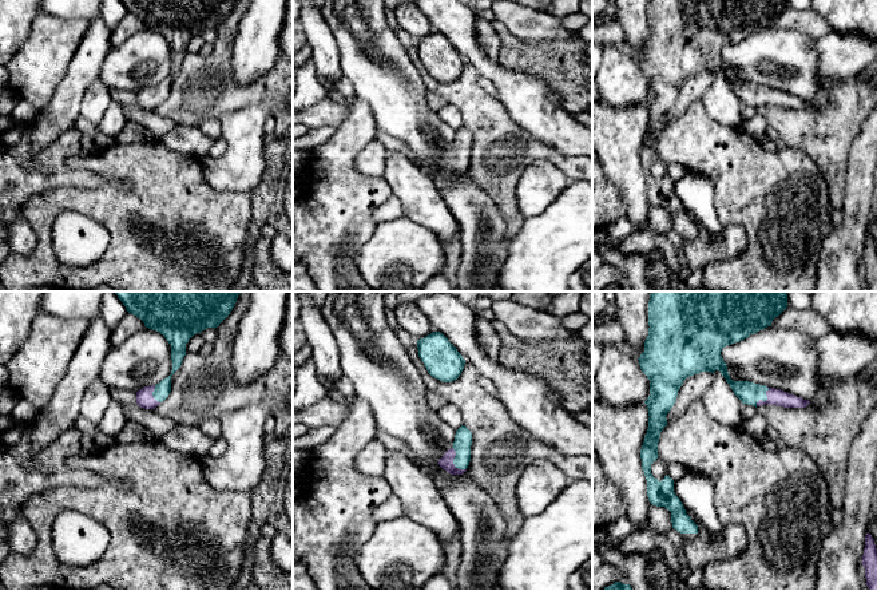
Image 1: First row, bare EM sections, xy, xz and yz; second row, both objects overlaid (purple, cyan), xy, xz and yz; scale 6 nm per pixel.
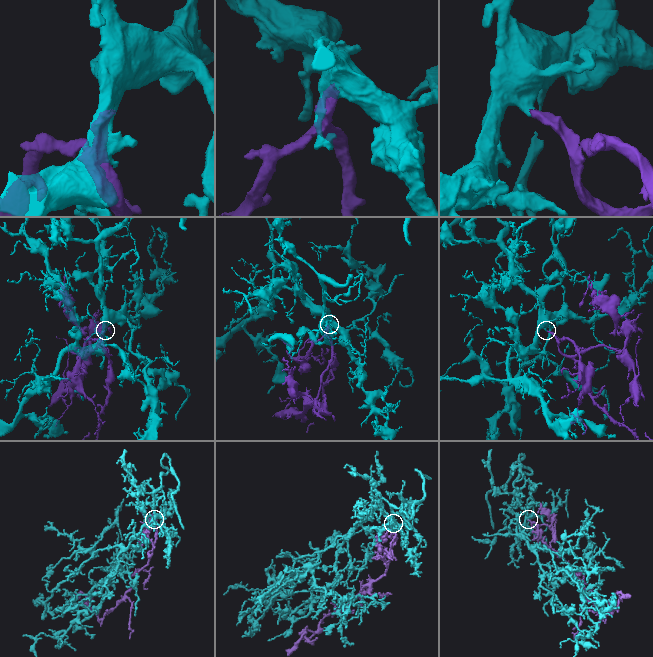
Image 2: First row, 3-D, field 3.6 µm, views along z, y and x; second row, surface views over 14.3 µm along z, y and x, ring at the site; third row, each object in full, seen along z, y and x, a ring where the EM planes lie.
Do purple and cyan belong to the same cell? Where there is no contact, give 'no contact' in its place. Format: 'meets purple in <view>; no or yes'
meets purple in xz; yes

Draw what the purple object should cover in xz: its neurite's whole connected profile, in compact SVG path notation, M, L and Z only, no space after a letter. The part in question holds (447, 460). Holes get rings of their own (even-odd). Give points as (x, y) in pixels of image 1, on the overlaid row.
M461 425L455 435L453 447L438 460L438 465L451 475L463 475L471 461L472 433Z

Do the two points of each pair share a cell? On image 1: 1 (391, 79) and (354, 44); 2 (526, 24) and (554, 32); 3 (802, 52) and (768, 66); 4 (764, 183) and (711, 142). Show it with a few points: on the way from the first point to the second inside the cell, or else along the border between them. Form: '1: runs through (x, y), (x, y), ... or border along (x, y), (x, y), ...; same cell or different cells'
1: runs through (381, 71), (361, 54); same cell
2: runs through (532, 24), (547, 27); same cell
3: runs through (794, 52), (788, 59), (776, 59); same cell
4: runs through (750, 179), (723, 154); same cell

